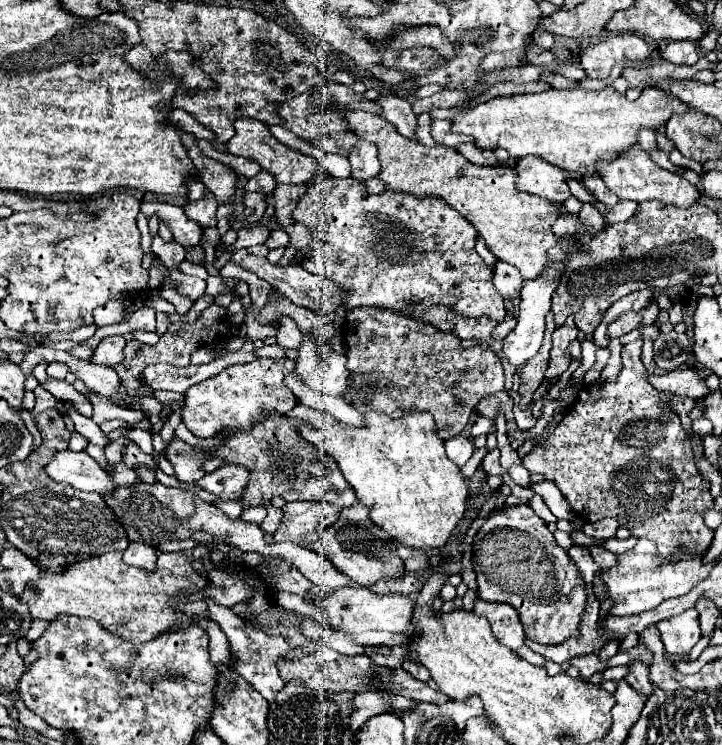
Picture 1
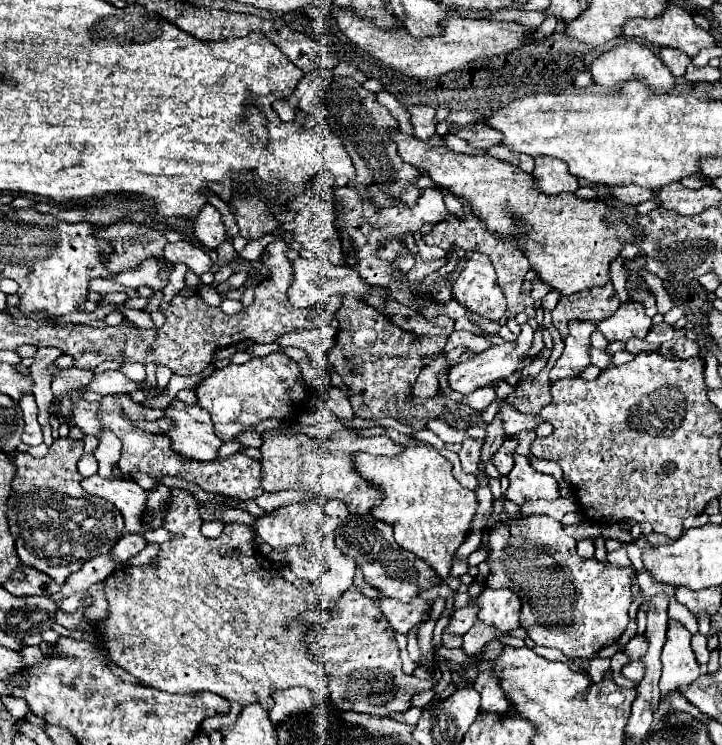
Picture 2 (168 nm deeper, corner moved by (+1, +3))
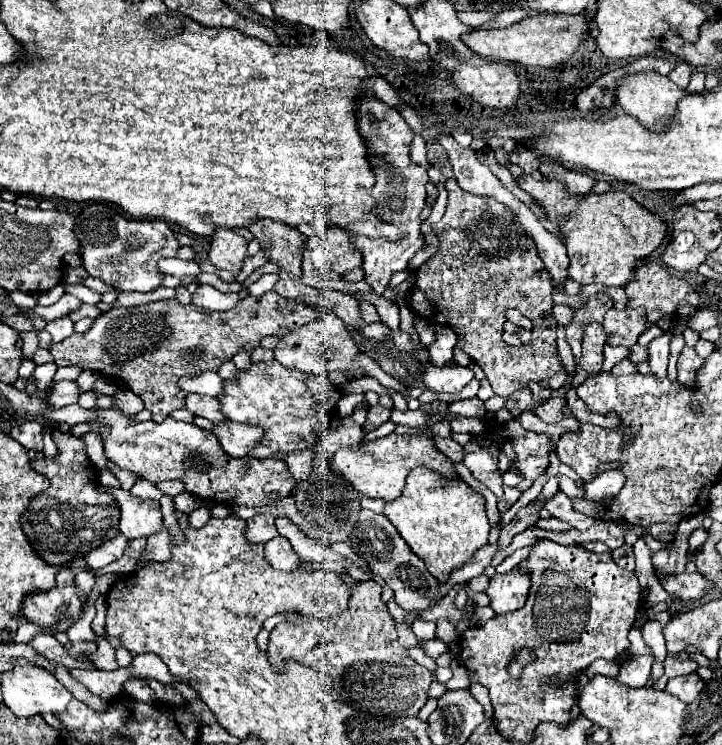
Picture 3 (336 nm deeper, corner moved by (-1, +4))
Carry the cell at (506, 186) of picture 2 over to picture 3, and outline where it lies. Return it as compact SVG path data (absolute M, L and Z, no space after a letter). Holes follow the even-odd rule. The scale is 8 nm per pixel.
M529 175L519 181L519 187L535 195L535 201L547 209L551 221L559 221L559 231L563 233L563 243L571 259L569 279L581 285L603 283L607 287L625 287L635 279L639 261L647 259L667 235L665 221L641 207L625 191L577 195L567 191L559 181L537 181Z

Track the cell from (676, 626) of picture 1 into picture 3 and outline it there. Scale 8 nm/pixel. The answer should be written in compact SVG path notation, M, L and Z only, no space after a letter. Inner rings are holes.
M691 673L691 675L685 675L685 677L677 677L677 679L671 679L665 687L667 693L679 697L683 703L693 703L697 699L697 695L703 691L703 681Z

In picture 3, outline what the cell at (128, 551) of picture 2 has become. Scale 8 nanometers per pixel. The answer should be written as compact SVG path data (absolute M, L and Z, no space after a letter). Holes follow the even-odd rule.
M117 535L113 539L107 539L107 543L101 543L99 547L95 547L95 551L89 551L87 555L83 555L83 559L89 567L101 569L101 567L117 561L123 555L125 547L127 547L127 537Z

